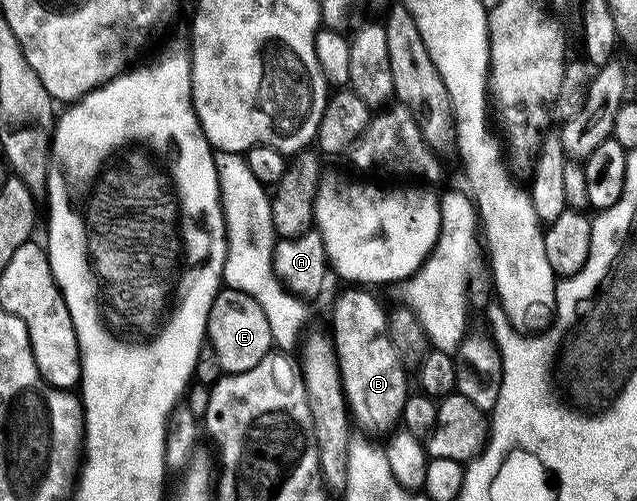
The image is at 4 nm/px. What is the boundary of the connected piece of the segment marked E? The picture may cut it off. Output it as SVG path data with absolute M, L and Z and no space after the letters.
M227 288L219 289L212 300L206 336L212 348L216 348L216 360L220 360L220 368L226 374L239 374L248 372L248 368L256 368L256 364L260 364L260 360L264 360L275 345L261 305L252 296Z

